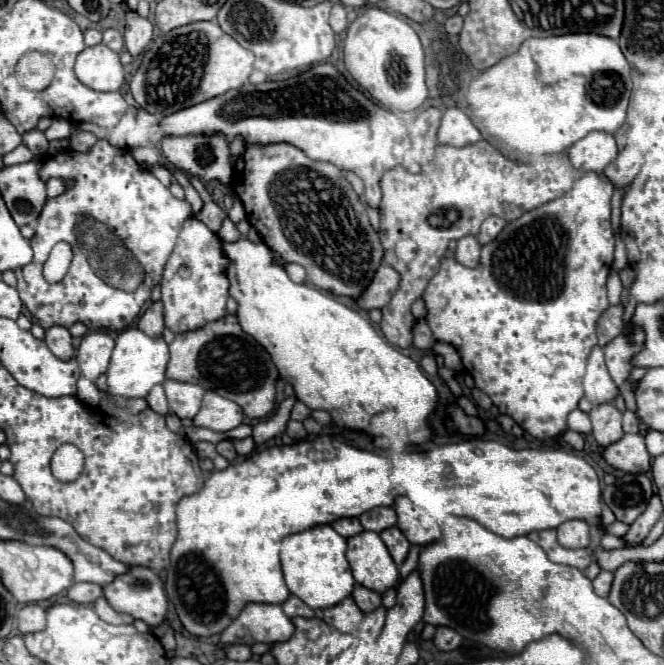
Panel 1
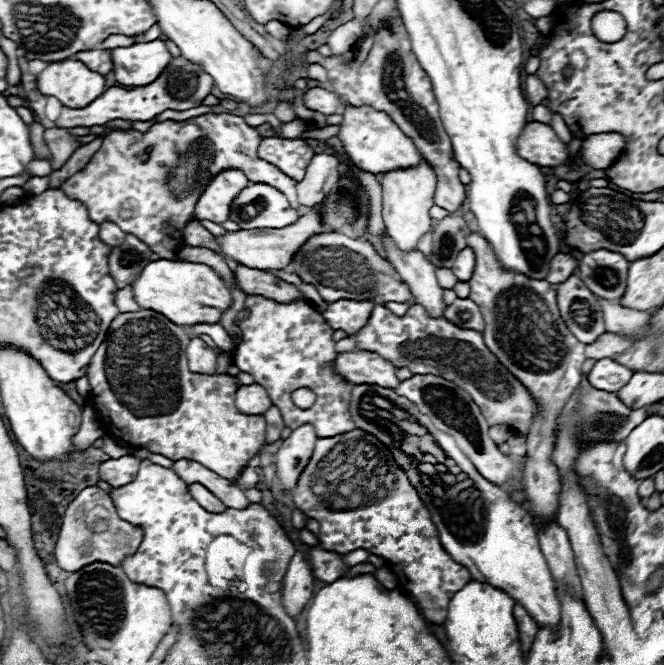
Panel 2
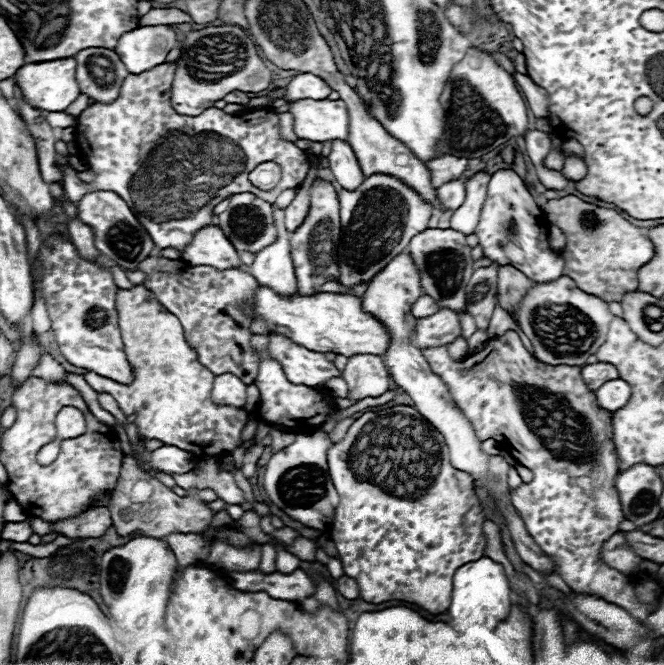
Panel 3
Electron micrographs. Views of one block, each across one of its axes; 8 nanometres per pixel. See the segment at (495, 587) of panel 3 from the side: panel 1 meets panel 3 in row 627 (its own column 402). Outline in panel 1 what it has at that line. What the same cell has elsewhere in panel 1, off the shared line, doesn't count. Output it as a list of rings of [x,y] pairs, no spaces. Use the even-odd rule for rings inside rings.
[[[332,436],[266,448],[230,464],[226,470],[214,470],[200,492],[184,496],[176,506],[178,540],[170,554],[166,596],[180,614],[186,630],[198,636],[220,634],[248,602],[282,604],[290,596],[278,558],[282,538],[316,524],[360,516],[376,506],[392,506],[396,496],[404,494],[404,490],[390,482],[392,470],[394,464],[386,456],[354,448]]]

